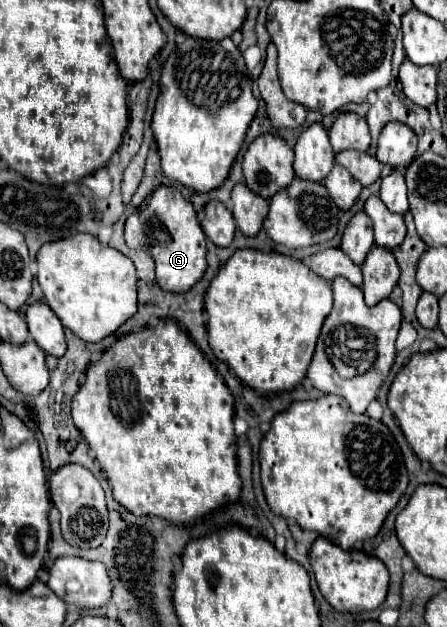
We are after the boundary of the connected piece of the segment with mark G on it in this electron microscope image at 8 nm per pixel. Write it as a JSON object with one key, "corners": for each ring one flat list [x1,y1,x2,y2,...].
{"corners":[[157,187,141,209,135,209,125,223,125,241,131,249,145,249,157,265,157,285,163,291,185,293,207,269,207,237,197,221,193,205,173,187]]}

